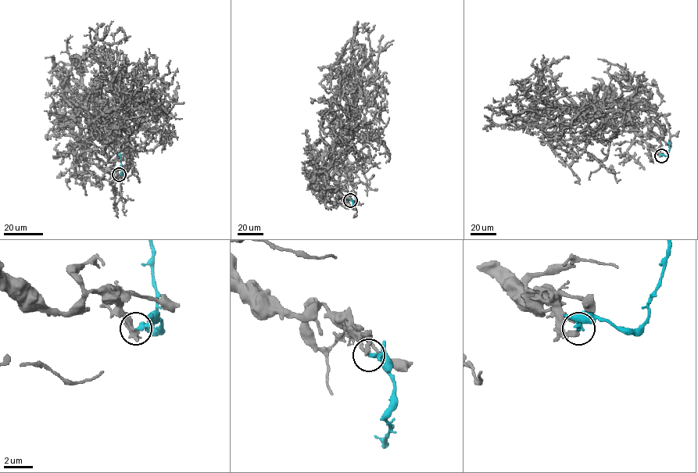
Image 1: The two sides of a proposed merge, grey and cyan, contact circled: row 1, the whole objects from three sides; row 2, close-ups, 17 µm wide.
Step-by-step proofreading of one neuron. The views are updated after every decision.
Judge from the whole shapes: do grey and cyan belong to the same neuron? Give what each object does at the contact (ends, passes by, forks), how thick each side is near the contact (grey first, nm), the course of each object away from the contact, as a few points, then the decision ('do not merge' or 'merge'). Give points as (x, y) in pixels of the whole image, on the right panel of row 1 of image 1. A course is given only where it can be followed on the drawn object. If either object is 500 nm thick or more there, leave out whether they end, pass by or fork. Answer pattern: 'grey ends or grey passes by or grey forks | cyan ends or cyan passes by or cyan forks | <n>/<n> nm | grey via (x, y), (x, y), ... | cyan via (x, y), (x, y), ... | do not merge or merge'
grey ends | cyan ends | 320/280 nm | grey via (661, 155), (613, 112), (585, 115), (570, 124), (513, 127), (495, 124), (489, 118), (491, 128) | cyan via (661, 155), (667, 155), (668, 141) | merge

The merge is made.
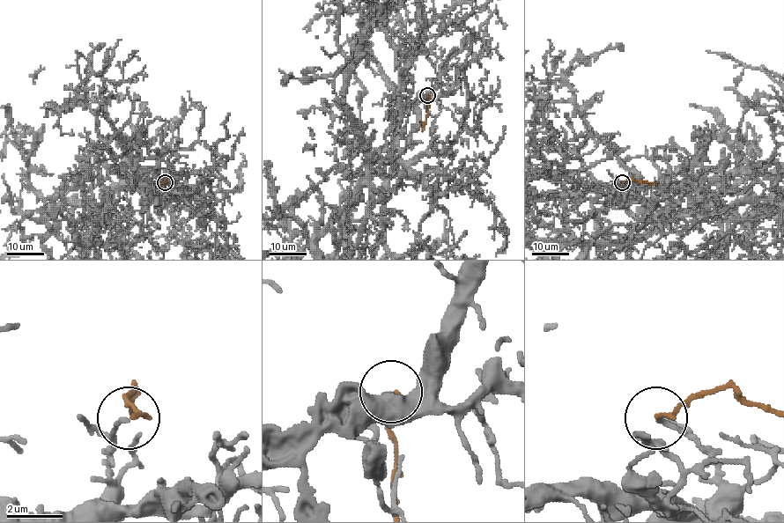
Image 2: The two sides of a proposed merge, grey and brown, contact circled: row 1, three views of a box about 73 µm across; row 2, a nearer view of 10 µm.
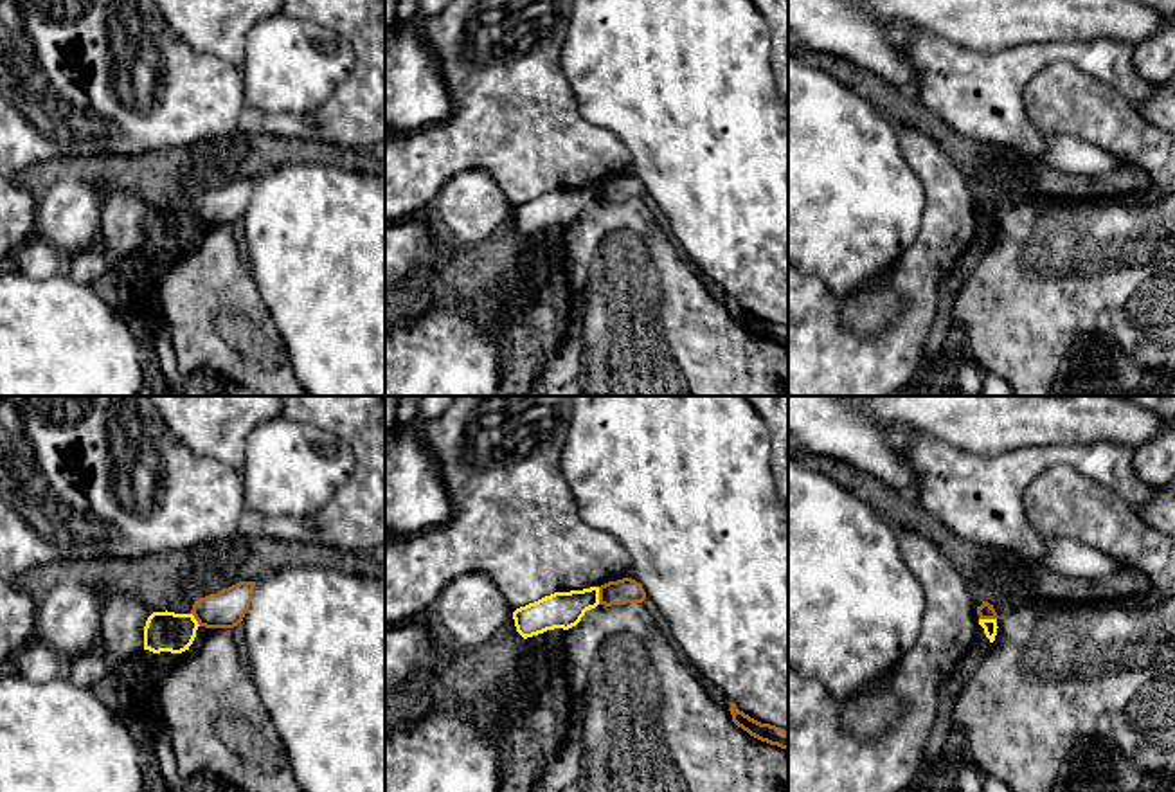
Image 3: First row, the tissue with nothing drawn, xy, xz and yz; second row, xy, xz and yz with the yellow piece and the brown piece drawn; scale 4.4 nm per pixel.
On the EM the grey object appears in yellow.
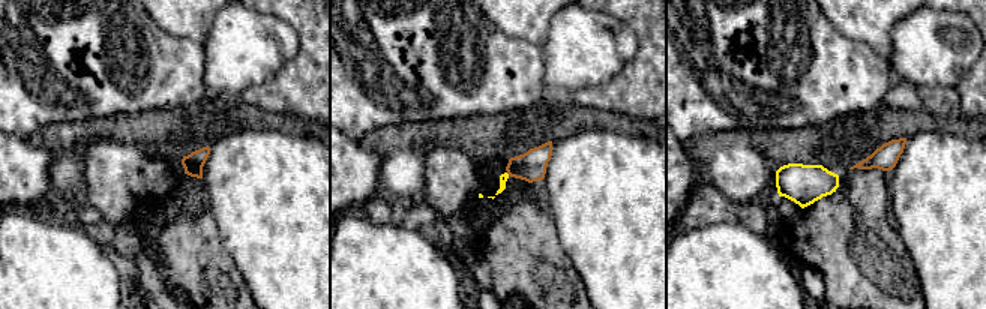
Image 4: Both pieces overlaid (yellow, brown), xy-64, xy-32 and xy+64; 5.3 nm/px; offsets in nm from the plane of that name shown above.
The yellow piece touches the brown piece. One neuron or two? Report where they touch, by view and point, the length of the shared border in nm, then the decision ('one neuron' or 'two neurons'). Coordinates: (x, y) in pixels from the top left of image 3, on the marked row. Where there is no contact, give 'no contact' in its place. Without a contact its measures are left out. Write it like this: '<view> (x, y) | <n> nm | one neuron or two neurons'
xz (598, 596) | 80 nm | two neurons

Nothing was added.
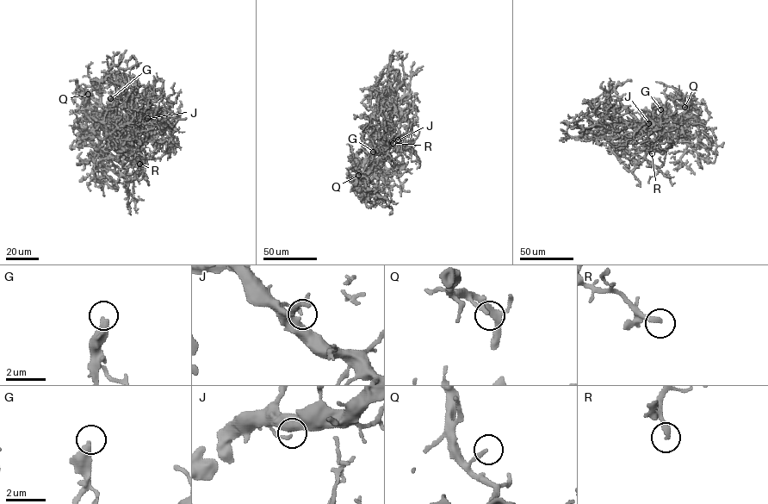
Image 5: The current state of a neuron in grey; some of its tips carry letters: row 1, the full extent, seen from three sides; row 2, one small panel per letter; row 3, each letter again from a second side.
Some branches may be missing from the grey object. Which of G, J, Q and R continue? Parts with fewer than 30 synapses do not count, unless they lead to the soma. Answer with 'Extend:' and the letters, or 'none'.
Extend: R

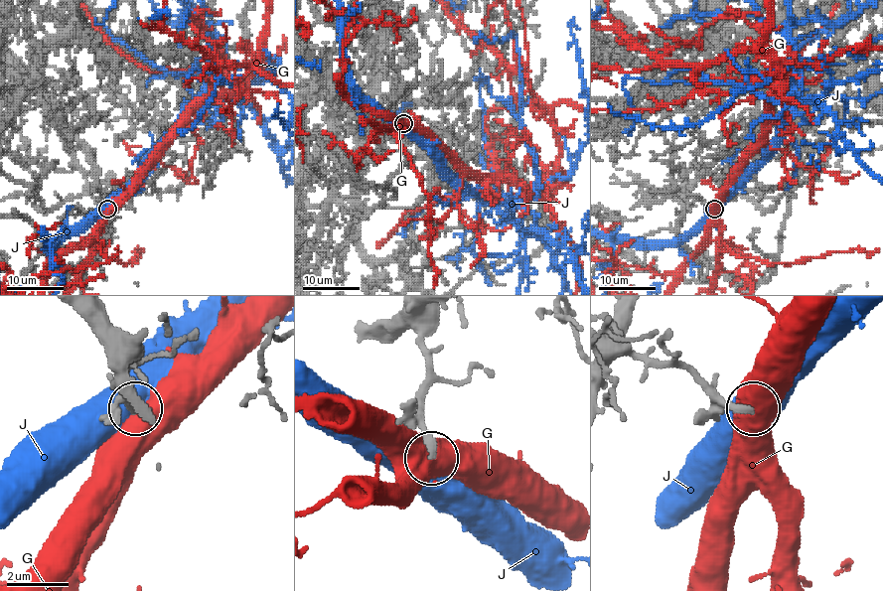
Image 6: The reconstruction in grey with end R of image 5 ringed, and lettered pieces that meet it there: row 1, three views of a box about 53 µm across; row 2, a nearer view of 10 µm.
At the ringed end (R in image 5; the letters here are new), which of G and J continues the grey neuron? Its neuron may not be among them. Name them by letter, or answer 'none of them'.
none of them

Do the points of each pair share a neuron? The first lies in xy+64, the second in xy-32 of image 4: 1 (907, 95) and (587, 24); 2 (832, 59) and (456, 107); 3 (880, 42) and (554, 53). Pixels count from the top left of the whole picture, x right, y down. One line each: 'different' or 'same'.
1: different
2: same
3: different

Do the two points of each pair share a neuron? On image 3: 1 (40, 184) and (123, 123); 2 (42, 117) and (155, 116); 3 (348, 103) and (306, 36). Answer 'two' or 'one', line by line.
1: two
2: one
3: two

